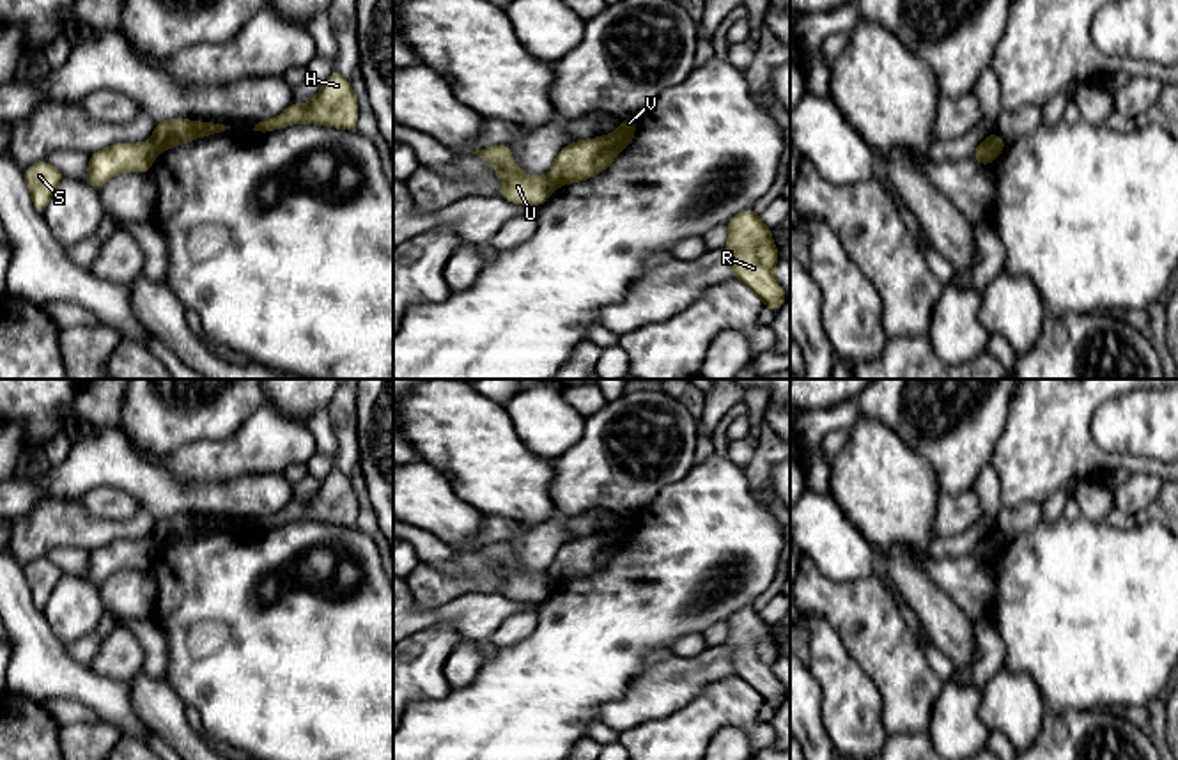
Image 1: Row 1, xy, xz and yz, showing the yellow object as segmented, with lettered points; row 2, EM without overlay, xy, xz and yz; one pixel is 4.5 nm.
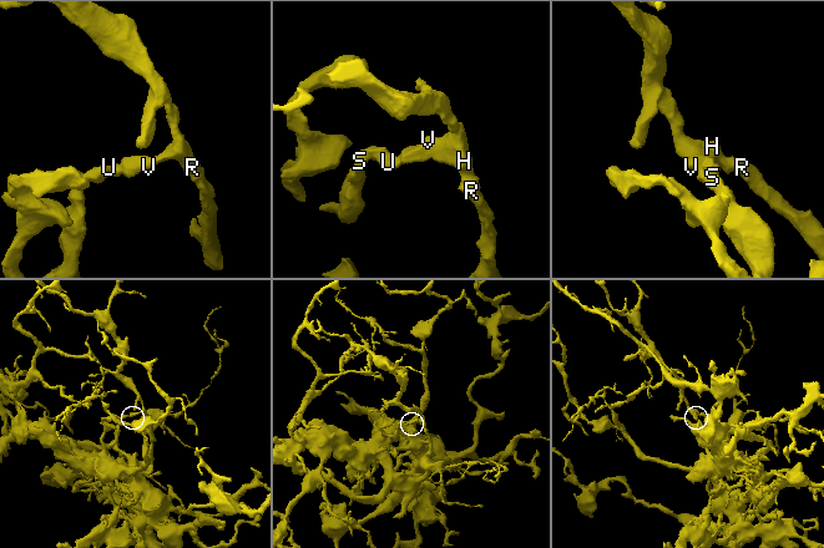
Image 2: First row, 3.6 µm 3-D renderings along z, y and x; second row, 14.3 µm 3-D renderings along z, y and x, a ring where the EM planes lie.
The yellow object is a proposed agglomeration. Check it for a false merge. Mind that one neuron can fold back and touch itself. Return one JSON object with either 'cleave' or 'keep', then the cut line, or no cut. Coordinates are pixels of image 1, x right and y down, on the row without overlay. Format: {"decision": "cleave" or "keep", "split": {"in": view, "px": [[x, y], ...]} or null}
{"decision": "cleave", "split": {"in": "yz", "px": [[998, 534], [980, 557]]}}

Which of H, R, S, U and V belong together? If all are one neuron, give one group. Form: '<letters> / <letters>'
H R V / S U

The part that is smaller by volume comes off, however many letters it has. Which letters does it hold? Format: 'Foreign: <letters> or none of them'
Foreign: H, R, V

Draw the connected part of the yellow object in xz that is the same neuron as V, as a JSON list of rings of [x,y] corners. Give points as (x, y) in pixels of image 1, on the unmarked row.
[[[625,514],[620,524],[592,537],[577,537],[563,544],[547,569],[553,585],[590,576],[609,563],[615,553],[634,535],[636,514]]]

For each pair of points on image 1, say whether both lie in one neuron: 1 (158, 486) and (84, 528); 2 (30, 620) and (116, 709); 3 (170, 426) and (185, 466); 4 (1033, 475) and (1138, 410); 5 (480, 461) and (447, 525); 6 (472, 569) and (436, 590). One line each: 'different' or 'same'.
1: different
2: same
3: different
4: different
5: different
6: same

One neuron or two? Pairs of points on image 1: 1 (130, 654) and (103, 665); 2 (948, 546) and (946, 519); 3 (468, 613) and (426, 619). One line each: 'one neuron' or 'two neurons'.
1: one neuron
2: two neurons
3: one neuron

